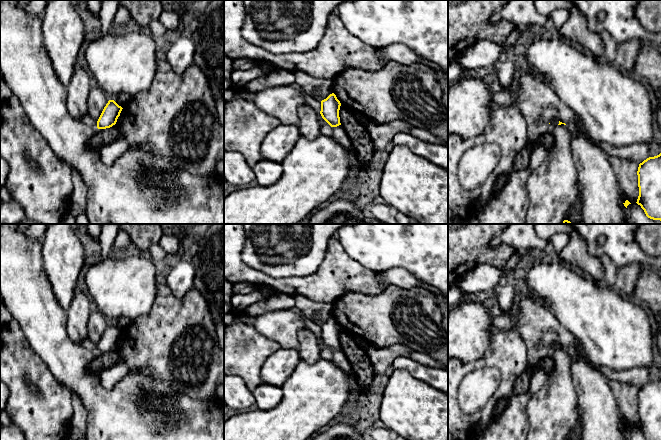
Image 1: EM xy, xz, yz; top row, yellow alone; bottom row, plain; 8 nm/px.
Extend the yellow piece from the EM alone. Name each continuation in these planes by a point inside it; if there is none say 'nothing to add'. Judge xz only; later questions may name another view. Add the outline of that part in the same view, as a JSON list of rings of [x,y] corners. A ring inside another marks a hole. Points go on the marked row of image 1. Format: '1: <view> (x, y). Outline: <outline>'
nothing to add

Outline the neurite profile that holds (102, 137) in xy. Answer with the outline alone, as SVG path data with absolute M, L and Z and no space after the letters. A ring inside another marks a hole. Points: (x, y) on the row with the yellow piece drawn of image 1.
M116 125L106 129L98 129L95 135L88 142L88 146L91 149L99 149L114 142L117 138L118 131Z

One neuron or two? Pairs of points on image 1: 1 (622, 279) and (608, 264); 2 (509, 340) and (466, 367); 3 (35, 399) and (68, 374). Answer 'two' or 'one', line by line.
1: one
2: one
3: two

